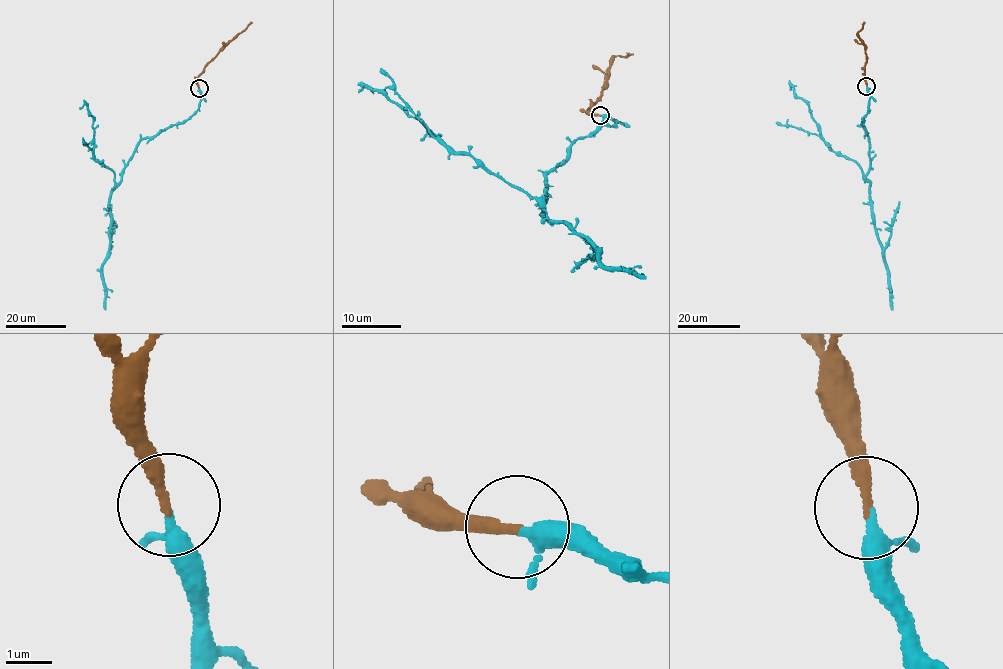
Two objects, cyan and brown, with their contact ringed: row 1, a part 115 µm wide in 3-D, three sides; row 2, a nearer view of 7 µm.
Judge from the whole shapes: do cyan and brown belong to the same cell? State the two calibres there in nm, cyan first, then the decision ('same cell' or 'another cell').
200 nm thick on the cyan side, 240 nm on the other; same cell

